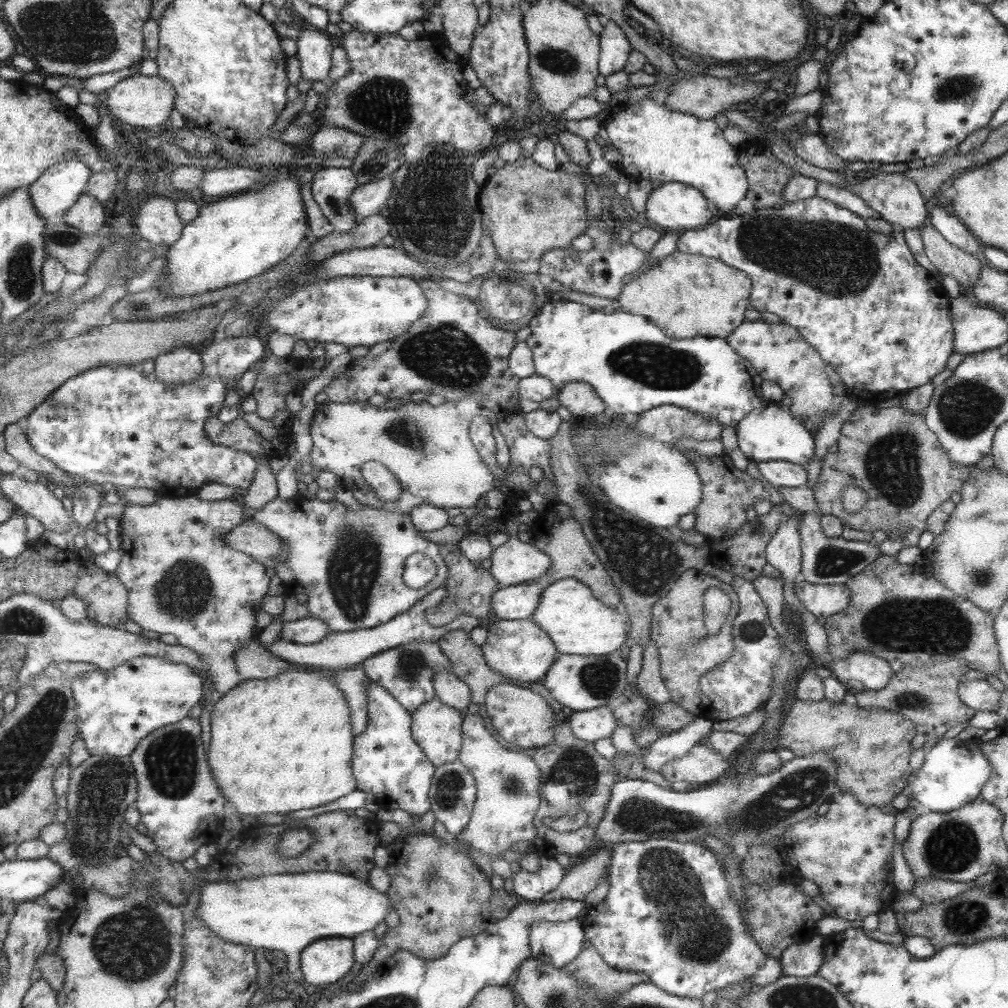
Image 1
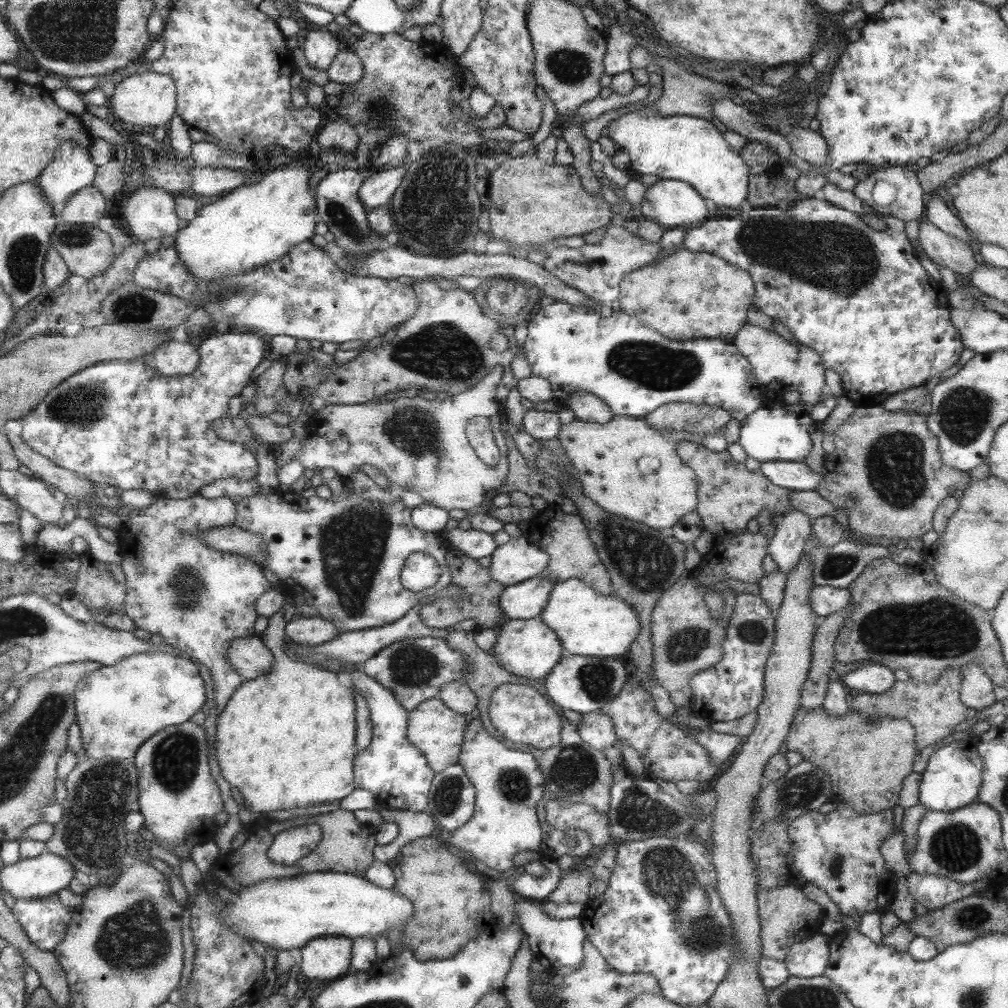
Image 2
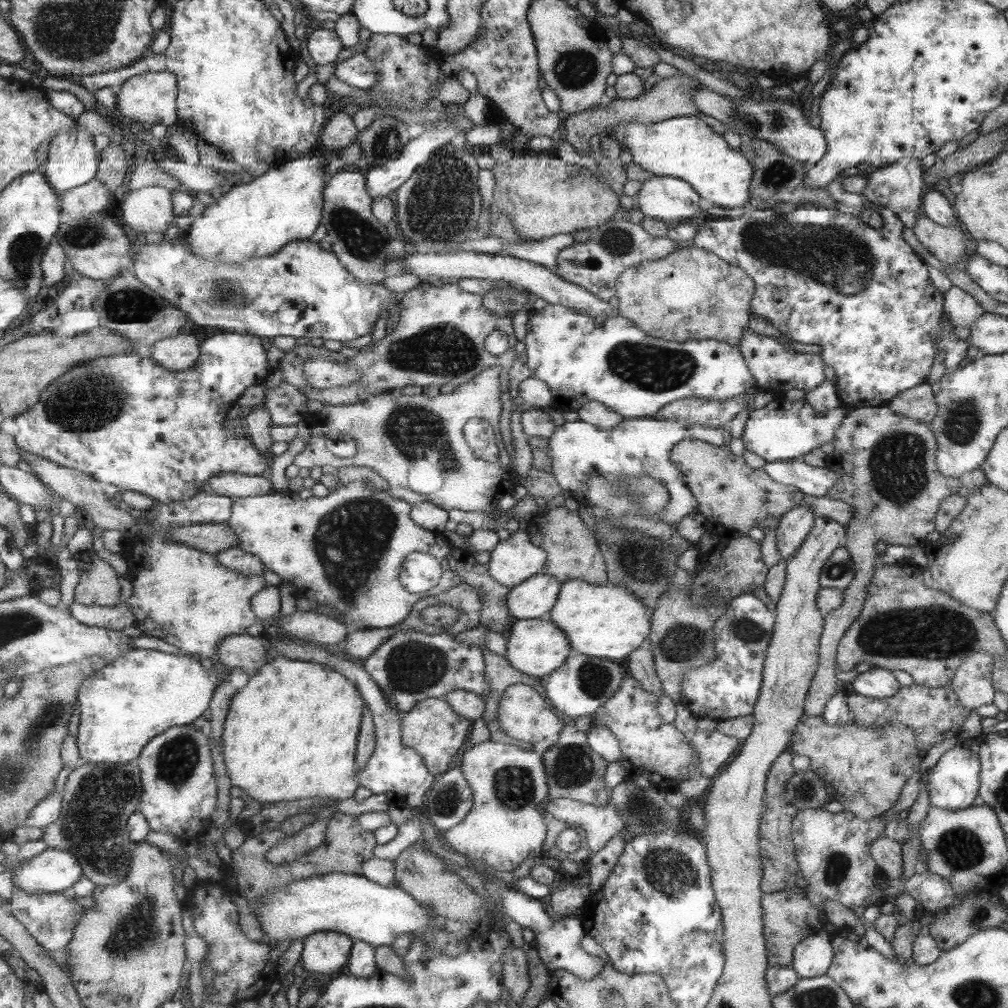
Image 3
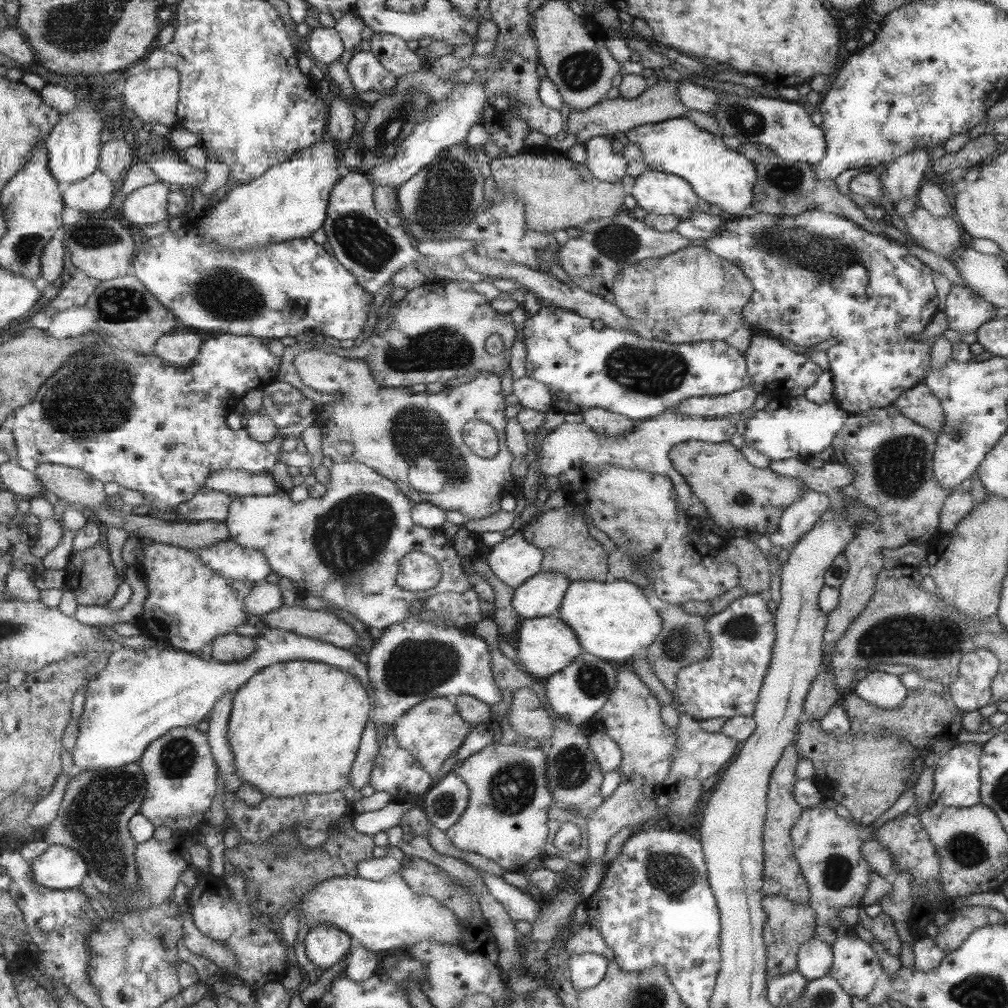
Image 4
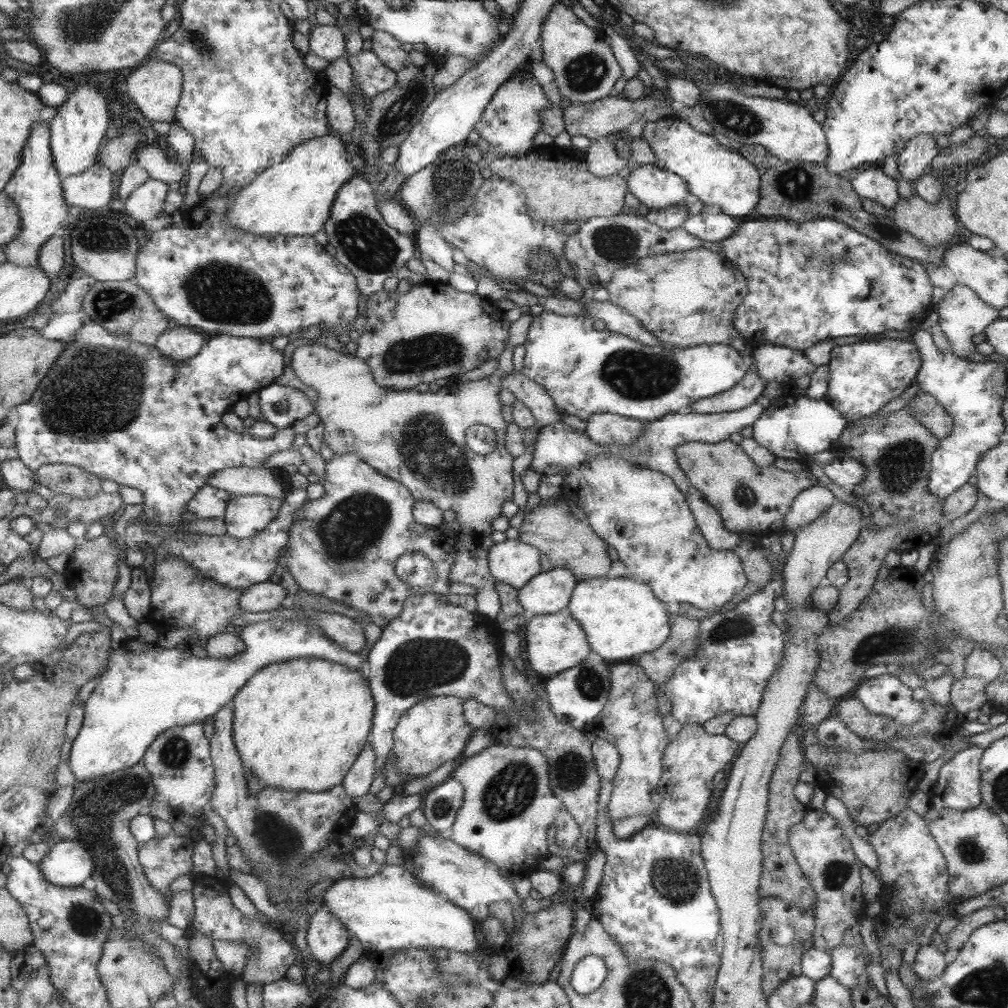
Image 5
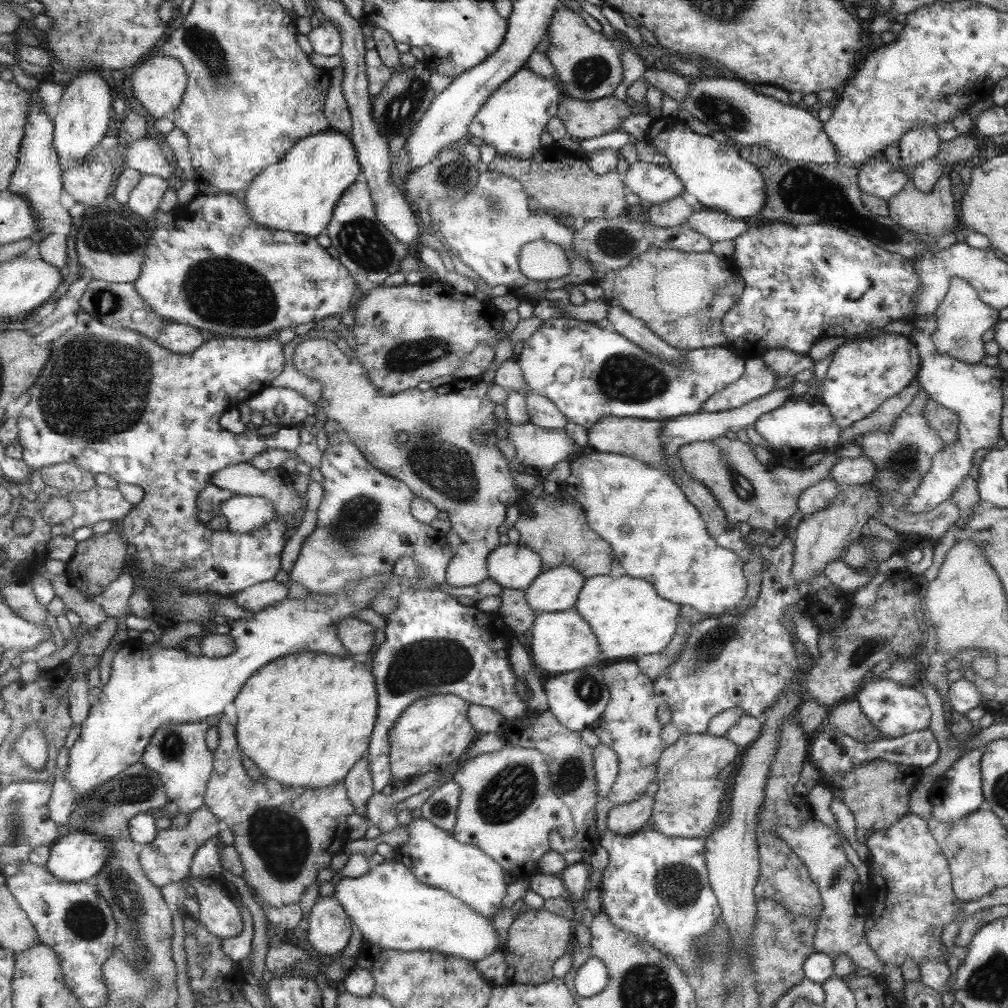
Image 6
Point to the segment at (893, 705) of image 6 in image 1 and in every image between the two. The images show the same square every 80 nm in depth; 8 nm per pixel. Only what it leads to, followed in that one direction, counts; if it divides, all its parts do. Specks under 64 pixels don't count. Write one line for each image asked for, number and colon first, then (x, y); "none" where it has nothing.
1: (862, 671)
2: (870, 678)
3: (876, 683)
4: (881, 689)
5: (884, 694)

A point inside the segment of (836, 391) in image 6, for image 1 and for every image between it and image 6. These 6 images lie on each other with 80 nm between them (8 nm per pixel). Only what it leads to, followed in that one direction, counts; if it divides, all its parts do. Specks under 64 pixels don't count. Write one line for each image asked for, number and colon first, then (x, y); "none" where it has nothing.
1: (876, 317)
2: (858, 297)
3: (819, 274)
4: (816, 275)
5: (809, 280)

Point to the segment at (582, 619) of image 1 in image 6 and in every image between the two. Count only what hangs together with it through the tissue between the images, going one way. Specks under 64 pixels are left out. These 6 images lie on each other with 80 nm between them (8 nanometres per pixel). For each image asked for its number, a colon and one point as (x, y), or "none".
2: (587, 624)
3: (609, 622)
4: (613, 621)
5: (622, 618)
6: (628, 617)

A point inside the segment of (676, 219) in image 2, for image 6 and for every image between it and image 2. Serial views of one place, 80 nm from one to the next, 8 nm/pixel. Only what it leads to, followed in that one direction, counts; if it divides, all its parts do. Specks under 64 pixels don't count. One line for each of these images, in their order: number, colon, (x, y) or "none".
3: (668, 199)
4: (655, 192)
5: (656, 189)
6: (655, 184)

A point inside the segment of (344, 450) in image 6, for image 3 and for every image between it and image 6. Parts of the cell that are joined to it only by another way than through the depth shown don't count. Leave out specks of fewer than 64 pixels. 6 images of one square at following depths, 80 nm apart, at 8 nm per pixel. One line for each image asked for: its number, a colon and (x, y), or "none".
3: (345, 551)
4: (346, 546)
5: (343, 545)

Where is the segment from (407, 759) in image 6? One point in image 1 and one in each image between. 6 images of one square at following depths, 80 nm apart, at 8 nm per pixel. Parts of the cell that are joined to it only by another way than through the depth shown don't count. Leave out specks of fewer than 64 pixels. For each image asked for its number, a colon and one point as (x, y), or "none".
1: (437, 727)
2: (438, 731)
3: (433, 728)
4: (434, 731)
5: (435, 731)

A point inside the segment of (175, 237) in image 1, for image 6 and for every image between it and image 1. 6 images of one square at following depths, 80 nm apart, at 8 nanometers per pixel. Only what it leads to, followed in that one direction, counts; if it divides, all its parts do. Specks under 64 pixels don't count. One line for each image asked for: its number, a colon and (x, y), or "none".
2: (151, 212)
3: (151, 209)
4: (148, 205)
5: (147, 202)
6: (145, 200)

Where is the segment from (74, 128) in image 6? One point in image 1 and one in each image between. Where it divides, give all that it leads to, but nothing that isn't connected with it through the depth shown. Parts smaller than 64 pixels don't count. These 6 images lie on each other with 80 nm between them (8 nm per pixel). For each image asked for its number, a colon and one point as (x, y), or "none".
1: (58, 189)
2: (72, 170)
3: (73, 161)
4: (74, 148)
5: (78, 132)

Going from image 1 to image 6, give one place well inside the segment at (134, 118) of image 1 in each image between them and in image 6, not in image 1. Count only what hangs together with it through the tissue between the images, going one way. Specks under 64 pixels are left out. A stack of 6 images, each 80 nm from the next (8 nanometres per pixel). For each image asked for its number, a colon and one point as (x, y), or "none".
2: (148, 98)
3: (152, 98)
4: (153, 95)
5: (156, 88)
6: (160, 84)

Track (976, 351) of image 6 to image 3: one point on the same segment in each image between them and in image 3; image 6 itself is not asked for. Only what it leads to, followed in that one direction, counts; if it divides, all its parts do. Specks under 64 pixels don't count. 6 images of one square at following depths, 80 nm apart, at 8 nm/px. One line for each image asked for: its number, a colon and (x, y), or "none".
3: (961, 310)
4: (965, 311)
5: (962, 314)

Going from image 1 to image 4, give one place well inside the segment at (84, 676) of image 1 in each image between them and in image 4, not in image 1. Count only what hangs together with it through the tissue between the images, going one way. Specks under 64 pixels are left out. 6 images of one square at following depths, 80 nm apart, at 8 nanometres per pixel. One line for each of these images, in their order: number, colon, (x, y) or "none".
2: (119, 707)
3: (145, 692)
4: (144, 692)

